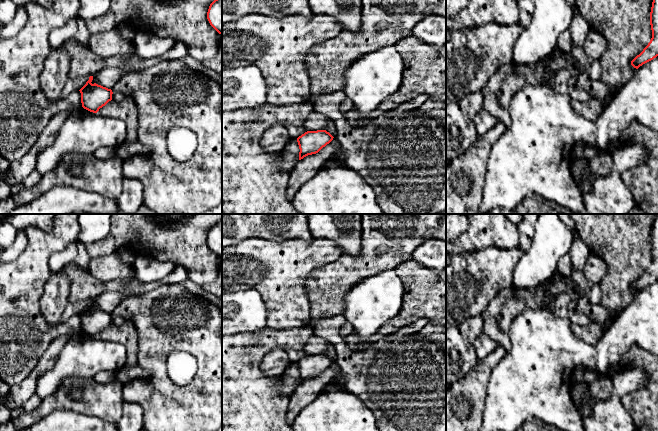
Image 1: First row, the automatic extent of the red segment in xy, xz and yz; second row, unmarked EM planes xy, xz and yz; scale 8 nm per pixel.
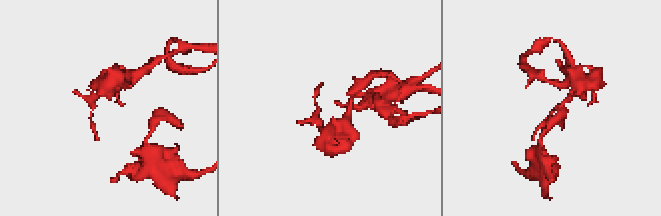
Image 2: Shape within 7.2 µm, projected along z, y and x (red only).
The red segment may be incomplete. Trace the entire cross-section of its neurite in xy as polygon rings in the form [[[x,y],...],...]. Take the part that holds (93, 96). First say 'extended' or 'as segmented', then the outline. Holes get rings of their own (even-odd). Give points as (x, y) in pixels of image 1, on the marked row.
as segmented | [[[93,76],[79,90],[82,107],[90,112],[97,113],[100,108],[112,100],[112,90],[96,83],[92,84]]]

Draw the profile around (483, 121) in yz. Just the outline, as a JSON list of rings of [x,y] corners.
[[[482,109],[475,115],[473,122],[477,134],[479,136],[482,136],[492,127],[494,127],[498,123],[498,120],[494,116],[492,116],[489,112]]]

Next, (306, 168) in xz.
[[[333,138],[333,140],[323,147],[318,153],[308,155],[297,162],[288,175],[289,179],[286,197],[291,203],[301,186],[306,181],[313,178],[321,166],[331,158],[336,150],[337,144],[338,141],[336,138]]]

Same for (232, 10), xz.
[[[222,0],[222,24],[249,14],[282,18],[291,15],[311,17],[313,12],[309,0]]]

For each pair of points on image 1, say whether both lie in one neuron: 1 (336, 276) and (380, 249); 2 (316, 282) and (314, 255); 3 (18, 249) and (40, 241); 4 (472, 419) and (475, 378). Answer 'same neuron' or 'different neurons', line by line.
1: same neuron
2: different neurons
3: different neurons
4: same neuron

